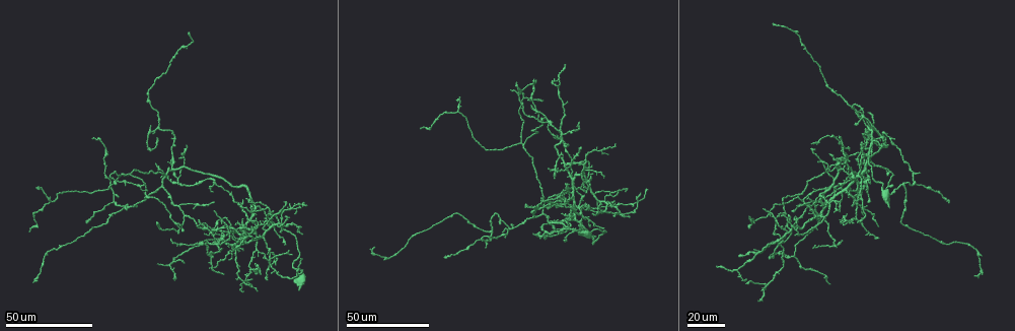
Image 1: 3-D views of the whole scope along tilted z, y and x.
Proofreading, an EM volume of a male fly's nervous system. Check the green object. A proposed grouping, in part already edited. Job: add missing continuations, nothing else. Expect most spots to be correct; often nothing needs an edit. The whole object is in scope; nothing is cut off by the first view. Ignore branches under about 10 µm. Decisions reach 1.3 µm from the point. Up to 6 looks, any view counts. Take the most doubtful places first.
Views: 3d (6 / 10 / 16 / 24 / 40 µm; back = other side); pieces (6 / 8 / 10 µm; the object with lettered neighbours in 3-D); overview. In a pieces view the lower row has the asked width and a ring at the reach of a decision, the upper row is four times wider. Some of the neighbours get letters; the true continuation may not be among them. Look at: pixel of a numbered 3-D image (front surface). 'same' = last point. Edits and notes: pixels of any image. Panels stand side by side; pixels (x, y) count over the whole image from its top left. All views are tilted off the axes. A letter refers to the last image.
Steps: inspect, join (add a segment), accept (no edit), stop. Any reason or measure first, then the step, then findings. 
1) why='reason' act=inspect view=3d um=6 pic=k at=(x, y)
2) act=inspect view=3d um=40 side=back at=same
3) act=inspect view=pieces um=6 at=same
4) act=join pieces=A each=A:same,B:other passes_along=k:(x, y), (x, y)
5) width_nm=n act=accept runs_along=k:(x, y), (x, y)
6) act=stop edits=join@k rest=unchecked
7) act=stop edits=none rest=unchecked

why='thin end' act=inspect view=3d um=40 pic=1 at=(213, 210)

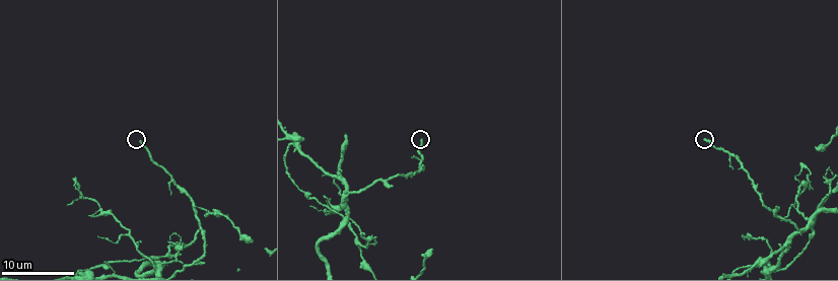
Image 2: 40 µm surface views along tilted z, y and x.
act=inspect view=pieces um=8 pic=2 at=(421, 140)

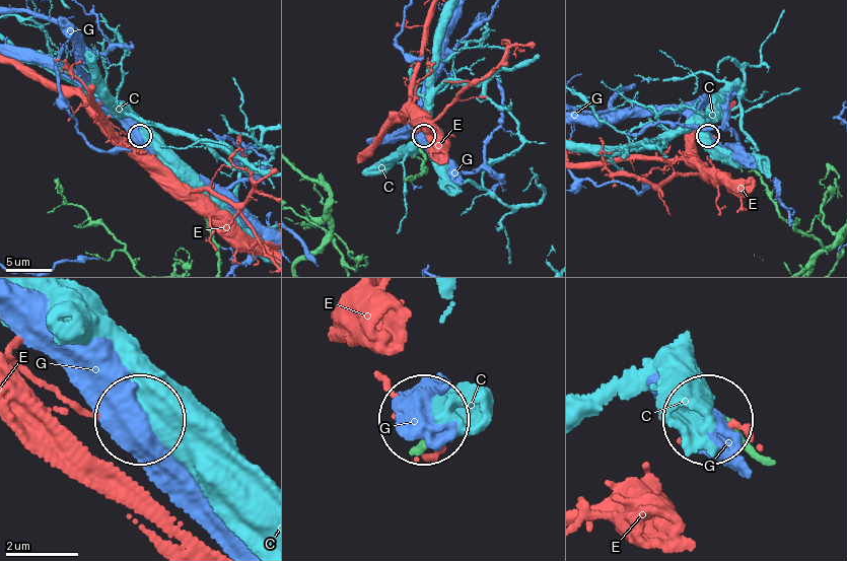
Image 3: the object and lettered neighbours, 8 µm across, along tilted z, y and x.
act=accept each=C:other,E:other,G:other found='no lettered segment goes on from it'

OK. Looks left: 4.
why='an open end' act=inspect view=3d um=24 pic=1 at=(250, 225)

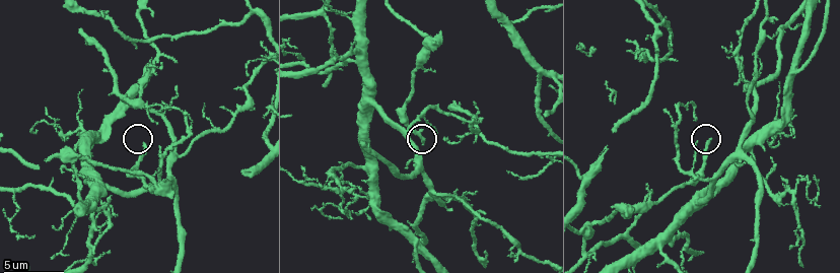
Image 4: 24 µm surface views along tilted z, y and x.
act=inspect view=pieces um=10 pic=4 at=(424, 142)

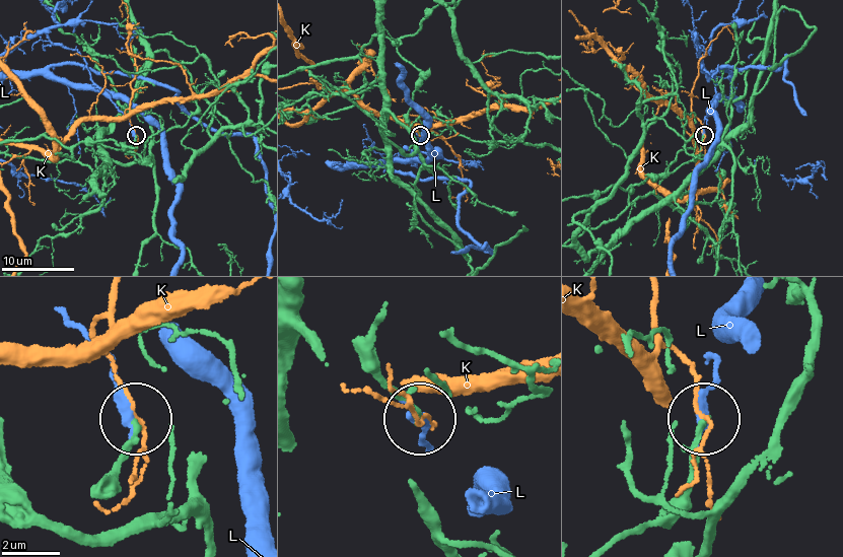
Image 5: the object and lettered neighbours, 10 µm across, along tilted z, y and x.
width_nm=180 act=accept each=K:other,L:other runs_along=5:(375, 322), (380, 366), (421, 416) found='none of them fits'

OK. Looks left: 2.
why='branch stops here' act=inspect view=3d um=40 pic=1 at=(287, 217)

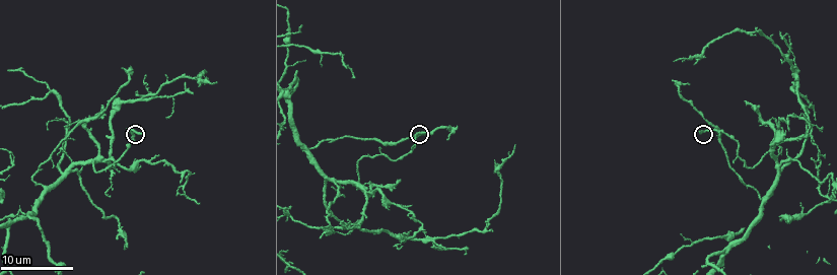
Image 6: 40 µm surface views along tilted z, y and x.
why='see the neighbours' act=inspect view=pieces um=6 pic=6 at=(700, 130)

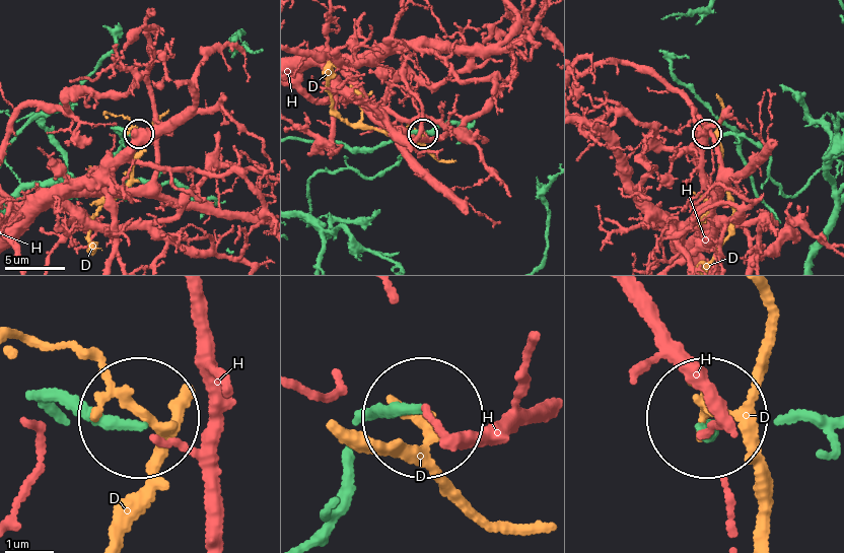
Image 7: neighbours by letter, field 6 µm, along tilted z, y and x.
act=accept each=D:other,H:other found='no lettered segment goes on from it'

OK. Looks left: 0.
act=stop edits=none rest=unchecked

